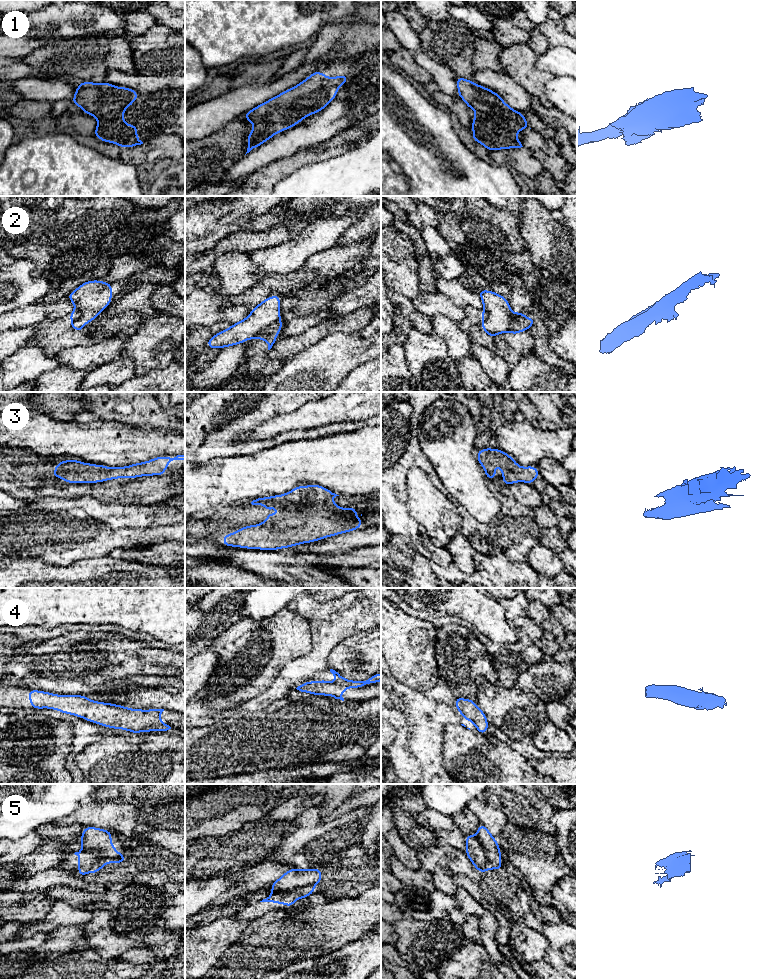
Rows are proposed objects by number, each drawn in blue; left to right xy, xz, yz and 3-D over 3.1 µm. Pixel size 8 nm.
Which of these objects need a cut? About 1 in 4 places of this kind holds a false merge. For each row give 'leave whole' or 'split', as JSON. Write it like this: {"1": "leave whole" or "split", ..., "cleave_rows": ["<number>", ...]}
{"1": "leave whole", "2": "leave whole", "3": "leave whole", "4": "leave whole", "5": "split", "cleave_rows": ["5"]}

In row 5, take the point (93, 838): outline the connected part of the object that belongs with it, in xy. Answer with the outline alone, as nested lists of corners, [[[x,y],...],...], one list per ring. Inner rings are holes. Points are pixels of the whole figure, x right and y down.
[[[84,827],[82,836],[79,839],[82,842],[83,851],[95,850],[99,858],[118,858],[123,856],[112,845],[112,831],[97,828]]]

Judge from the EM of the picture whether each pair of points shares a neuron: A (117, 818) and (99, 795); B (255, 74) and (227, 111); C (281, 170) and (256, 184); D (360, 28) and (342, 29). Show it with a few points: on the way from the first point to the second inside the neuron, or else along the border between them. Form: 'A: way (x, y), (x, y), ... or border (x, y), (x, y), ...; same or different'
A: border (96, 800), (126, 802); different
B: border (270, 78), (259, 83), (247, 83), (229, 90); different
C: way (275, 172), (262, 182); same
D: way (356, 29), (346, 29); same

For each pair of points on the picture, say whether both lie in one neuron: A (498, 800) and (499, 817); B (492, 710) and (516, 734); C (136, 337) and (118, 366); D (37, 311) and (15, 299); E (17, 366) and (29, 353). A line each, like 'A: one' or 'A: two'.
A: two
B: one
C: two
D: two
E: one

